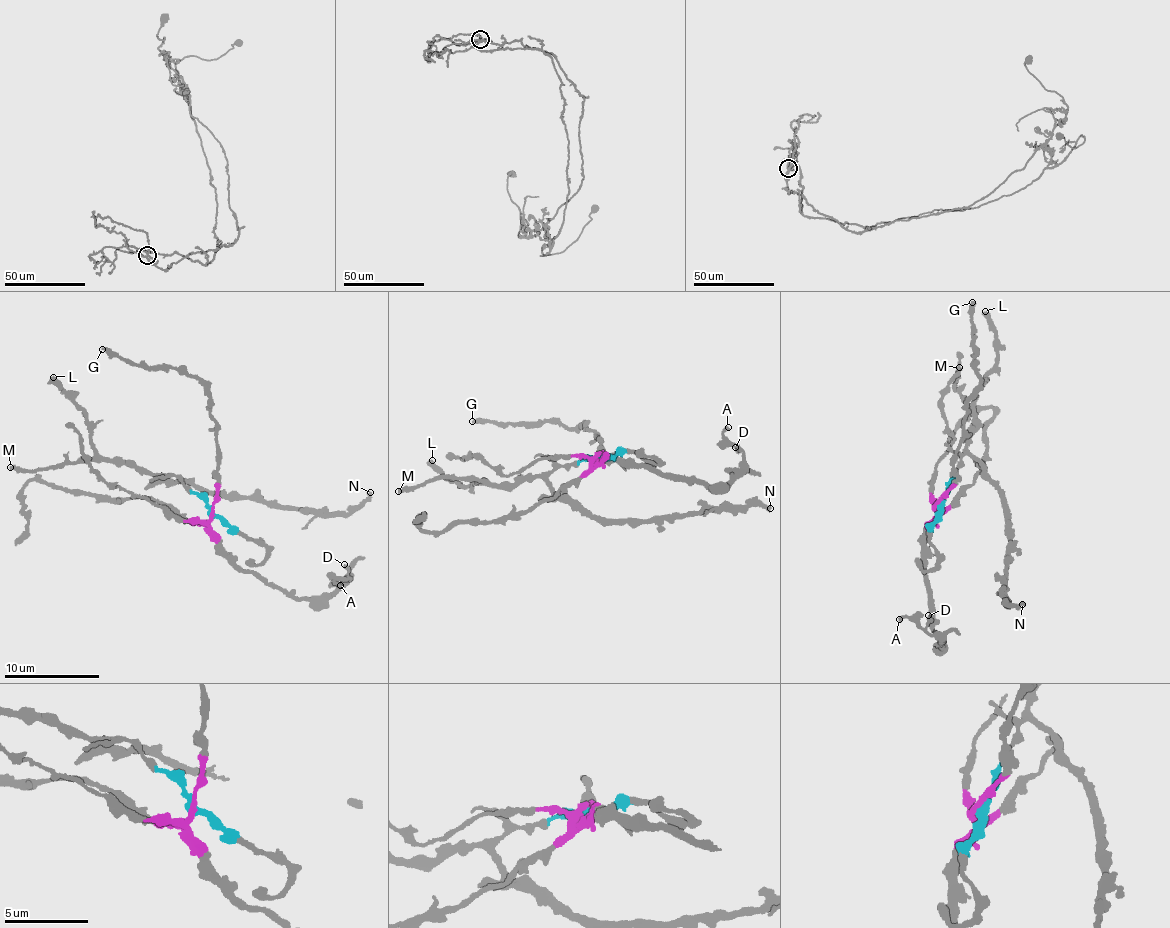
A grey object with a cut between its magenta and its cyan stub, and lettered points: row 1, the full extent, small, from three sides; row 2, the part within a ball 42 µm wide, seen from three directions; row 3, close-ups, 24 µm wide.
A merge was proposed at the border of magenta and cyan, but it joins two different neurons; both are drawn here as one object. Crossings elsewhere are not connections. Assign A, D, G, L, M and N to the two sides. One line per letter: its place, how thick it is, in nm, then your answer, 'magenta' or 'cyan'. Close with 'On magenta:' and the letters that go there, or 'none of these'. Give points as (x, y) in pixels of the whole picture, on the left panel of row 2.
A: (340, 585) | 240 nm | magenta
D: (344, 564) | 300 nm | magenta
G: (102, 349) | 400 nm | magenta
L: (53, 377) | 440 nm | cyan
M: (10, 467) | 360 nm | cyan
N: (370, 492) | 340 nm | cyan
On magenta: A, D, G

